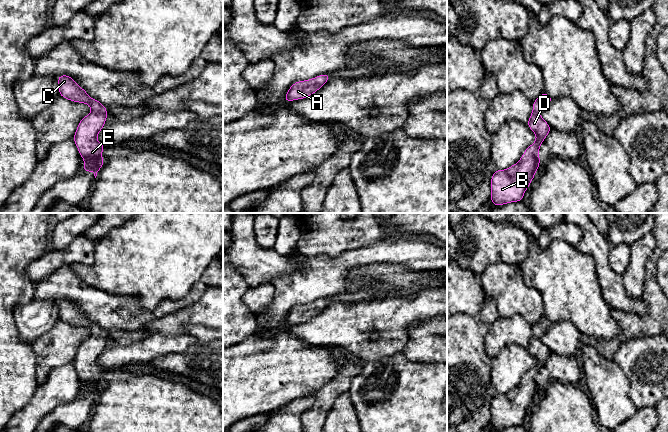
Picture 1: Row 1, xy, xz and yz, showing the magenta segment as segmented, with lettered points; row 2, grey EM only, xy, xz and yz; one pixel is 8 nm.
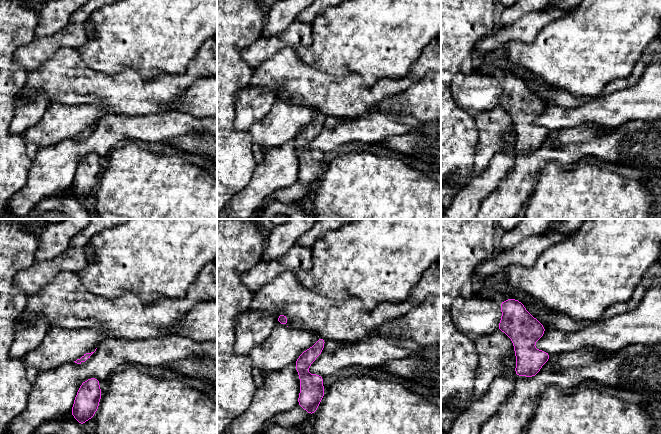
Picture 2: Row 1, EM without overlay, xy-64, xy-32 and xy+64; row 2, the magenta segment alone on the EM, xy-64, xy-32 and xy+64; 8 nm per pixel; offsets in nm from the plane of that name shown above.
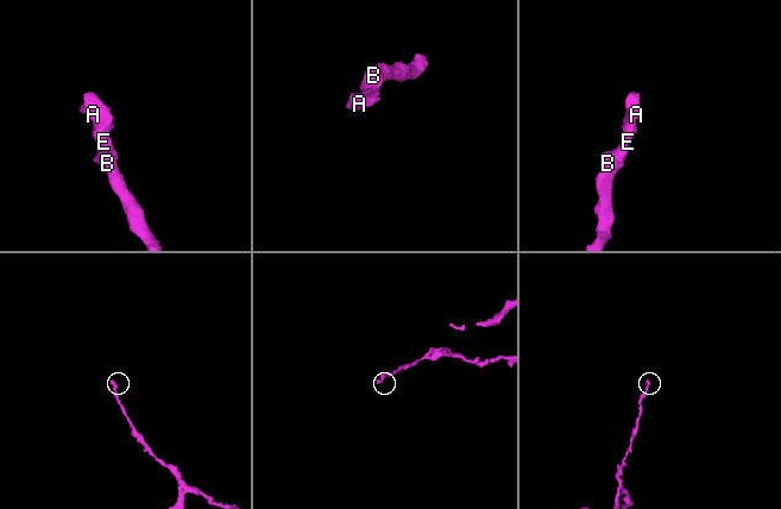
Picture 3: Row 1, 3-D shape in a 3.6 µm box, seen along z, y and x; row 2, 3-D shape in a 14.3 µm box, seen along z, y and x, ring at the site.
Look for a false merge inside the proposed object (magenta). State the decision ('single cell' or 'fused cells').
single cell

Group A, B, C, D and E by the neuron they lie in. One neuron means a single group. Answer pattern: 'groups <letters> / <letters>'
groups A B C D E

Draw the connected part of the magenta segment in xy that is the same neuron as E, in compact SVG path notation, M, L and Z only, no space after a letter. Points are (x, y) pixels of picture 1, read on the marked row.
M68 75L58 77L59 95L73 102L85 103L91 107L91 113L83 117L73 136L80 156L84 159L83 171L92 171L96 178L103 166L101 156L105 146L97 141L97 135L102 130L107 119L107 108L98 100L87 95L75 80Z

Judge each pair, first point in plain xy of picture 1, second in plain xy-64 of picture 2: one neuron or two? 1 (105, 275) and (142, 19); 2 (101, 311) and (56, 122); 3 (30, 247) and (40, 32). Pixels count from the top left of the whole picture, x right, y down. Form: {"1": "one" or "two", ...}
{"1": "one", "2": "two", "3": "two"}

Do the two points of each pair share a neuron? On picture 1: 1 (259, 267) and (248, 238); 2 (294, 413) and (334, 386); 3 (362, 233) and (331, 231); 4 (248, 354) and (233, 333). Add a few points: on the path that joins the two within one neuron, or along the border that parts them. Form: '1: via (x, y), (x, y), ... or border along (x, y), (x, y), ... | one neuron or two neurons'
1: via (252, 260), (248, 256), (248, 245) | one neuron
2: border along (312, 394), (313, 404), (302, 414), (300, 420) | two neurons
3: via (354, 233), (339, 233) | one neuron
4: border along (257, 332), (233, 345) | two neurons

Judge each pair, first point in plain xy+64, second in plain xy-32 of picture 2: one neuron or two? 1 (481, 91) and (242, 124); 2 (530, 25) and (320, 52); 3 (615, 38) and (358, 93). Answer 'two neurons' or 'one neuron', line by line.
1: one neuron
2: two neurons
3: two neurons

